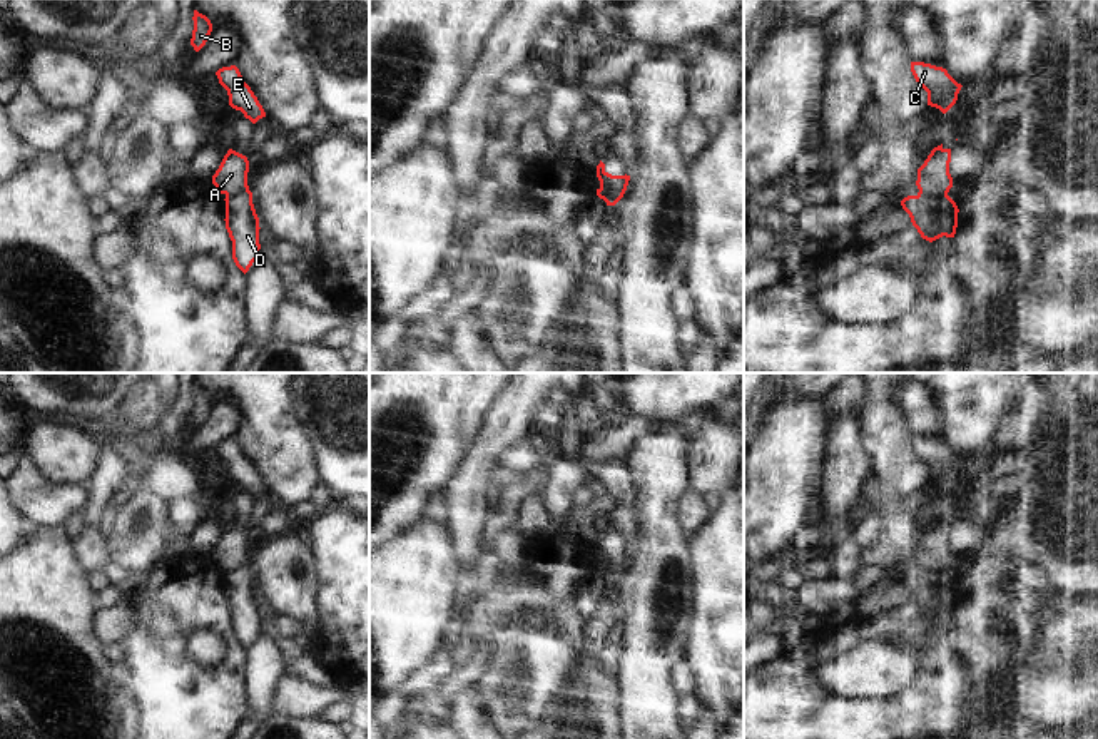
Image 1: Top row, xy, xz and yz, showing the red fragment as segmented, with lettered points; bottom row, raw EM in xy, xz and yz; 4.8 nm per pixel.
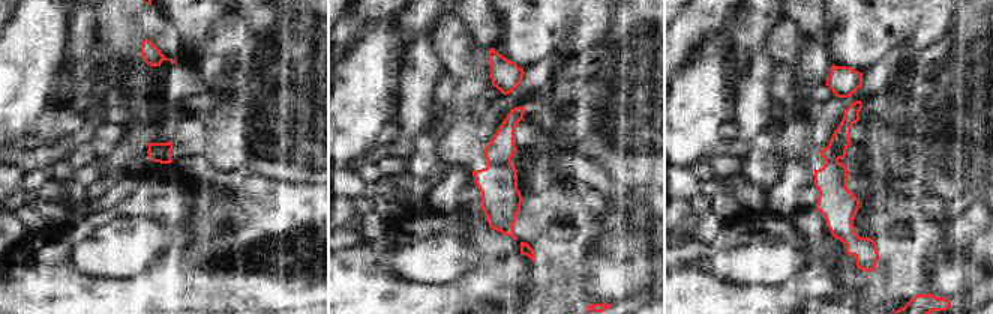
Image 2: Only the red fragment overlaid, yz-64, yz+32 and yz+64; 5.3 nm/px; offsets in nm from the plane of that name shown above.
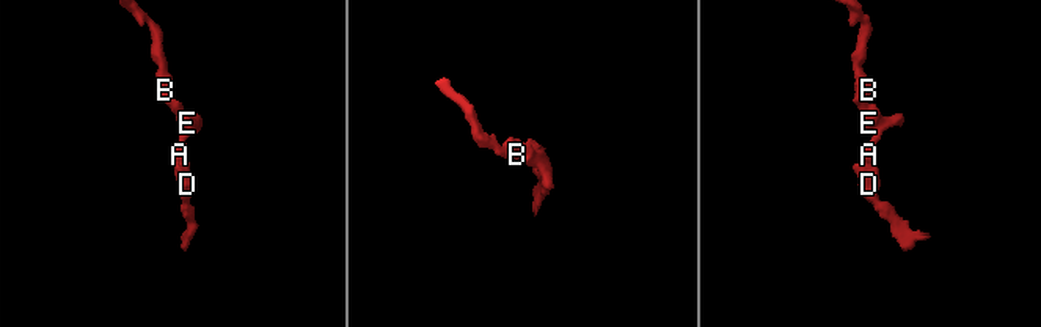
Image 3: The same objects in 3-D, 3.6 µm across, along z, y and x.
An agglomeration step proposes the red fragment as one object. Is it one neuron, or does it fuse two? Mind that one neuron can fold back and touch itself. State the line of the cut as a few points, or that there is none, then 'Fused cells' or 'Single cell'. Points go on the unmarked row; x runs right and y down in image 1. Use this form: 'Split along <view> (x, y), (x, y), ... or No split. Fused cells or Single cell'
Split along yz (920, 564), (946, 569). Fused cells.

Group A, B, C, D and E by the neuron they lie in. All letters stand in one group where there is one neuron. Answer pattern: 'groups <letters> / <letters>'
groups A B C E / D

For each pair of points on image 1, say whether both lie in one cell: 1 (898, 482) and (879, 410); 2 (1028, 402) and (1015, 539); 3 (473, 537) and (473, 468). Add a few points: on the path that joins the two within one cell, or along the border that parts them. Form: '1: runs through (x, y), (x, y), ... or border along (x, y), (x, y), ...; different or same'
1: runs through (896, 463), (884, 428); same
2: border along (1045, 415), (1031, 430), (1031, 442), (1023, 448); different
3: runs through (472, 520), (472, 485); same

